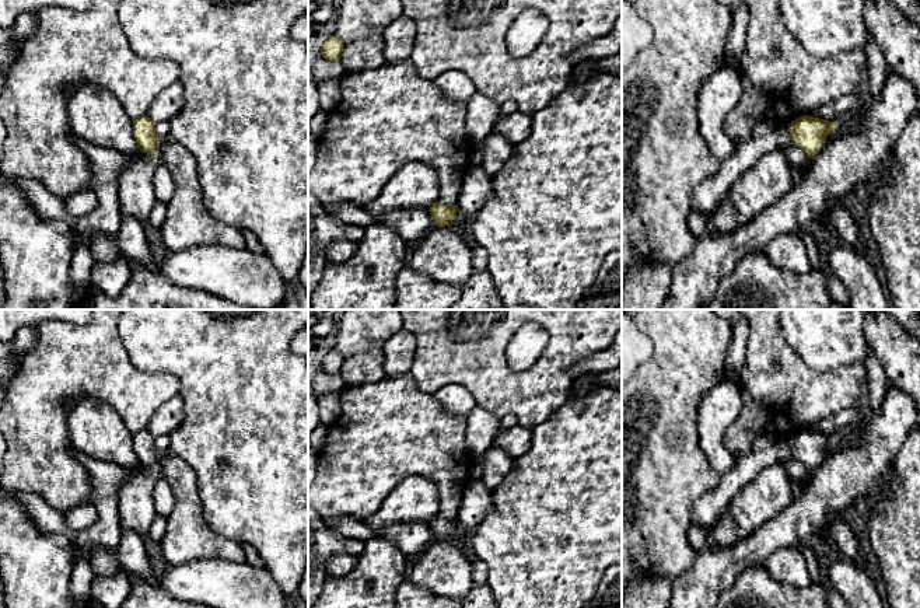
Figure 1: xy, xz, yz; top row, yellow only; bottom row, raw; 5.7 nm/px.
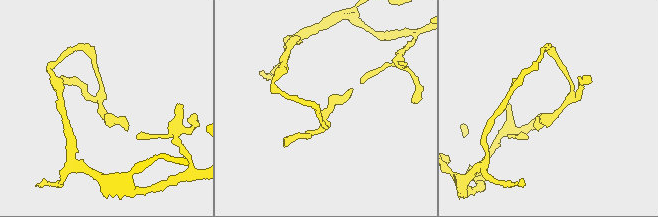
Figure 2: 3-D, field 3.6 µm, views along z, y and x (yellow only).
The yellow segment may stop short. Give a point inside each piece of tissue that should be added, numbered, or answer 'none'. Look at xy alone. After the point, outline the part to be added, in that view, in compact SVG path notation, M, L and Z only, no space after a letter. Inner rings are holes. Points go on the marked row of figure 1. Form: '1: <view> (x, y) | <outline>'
none

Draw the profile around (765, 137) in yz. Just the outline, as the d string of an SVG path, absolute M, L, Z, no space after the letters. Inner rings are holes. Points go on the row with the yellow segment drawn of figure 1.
M756 122L746 141L732 141L732 153L721 161L717 174L704 179L695 191L697 212L711 217L732 184L765 154L791 144L788 125Z

